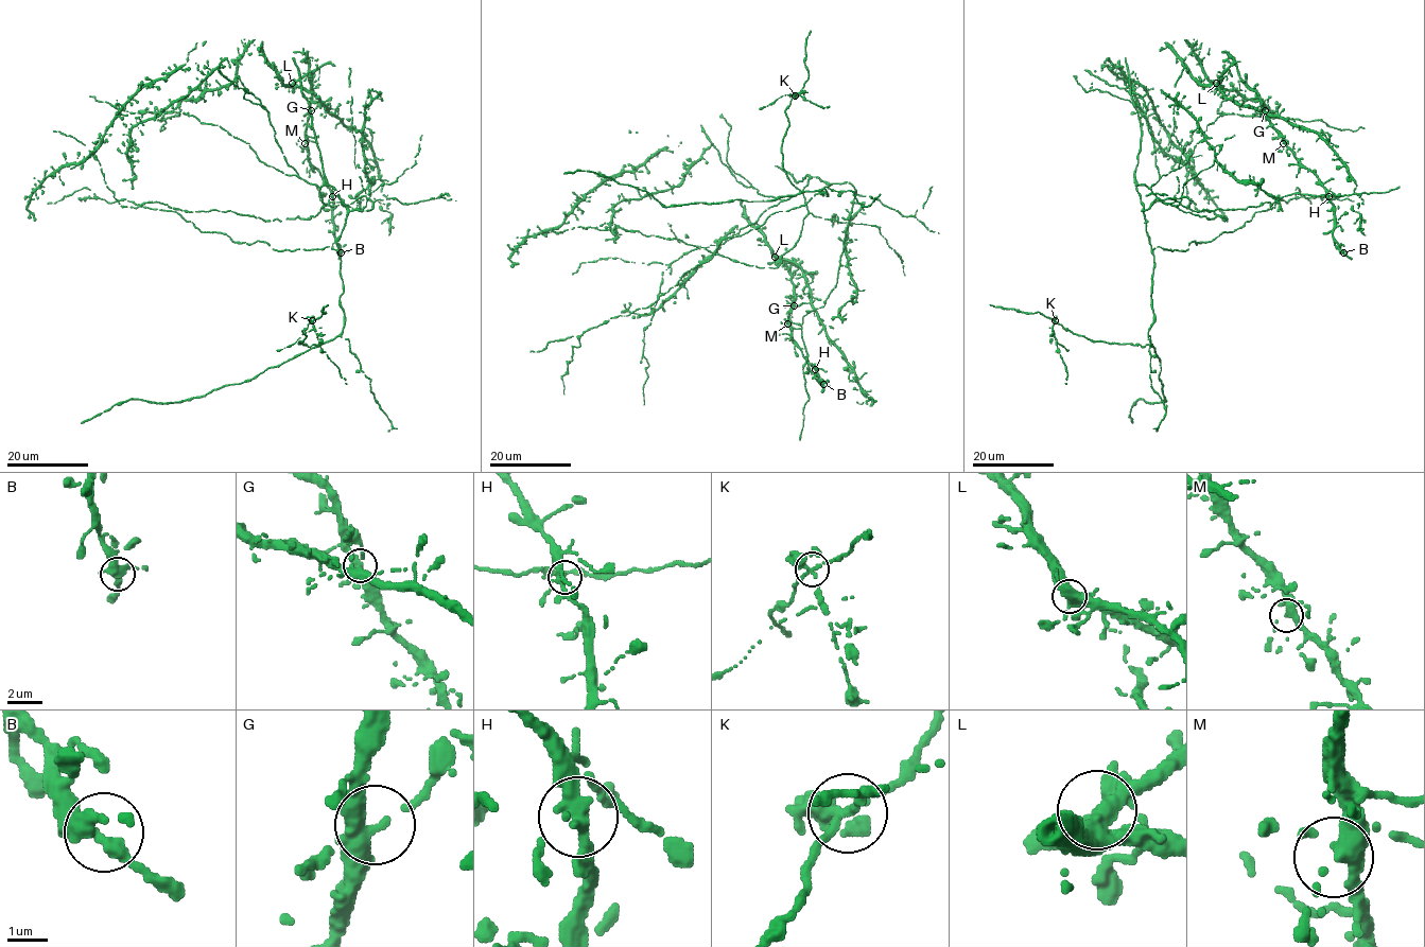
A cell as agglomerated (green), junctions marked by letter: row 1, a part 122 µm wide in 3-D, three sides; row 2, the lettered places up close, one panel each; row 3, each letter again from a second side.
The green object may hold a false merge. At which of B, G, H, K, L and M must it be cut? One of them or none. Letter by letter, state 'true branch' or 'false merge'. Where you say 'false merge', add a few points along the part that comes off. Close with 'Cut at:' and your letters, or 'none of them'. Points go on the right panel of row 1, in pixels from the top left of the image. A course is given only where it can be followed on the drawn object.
B: true branch
G: true branch
H: true branch
K: false merge; course (1055, 320), (1053, 334), (1065, 368), (1065, 384)
L: true branch
M: true branch
Cut at: K

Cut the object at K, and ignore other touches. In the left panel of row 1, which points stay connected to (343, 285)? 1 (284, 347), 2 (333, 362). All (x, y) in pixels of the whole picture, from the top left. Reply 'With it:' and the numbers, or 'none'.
With it: none

